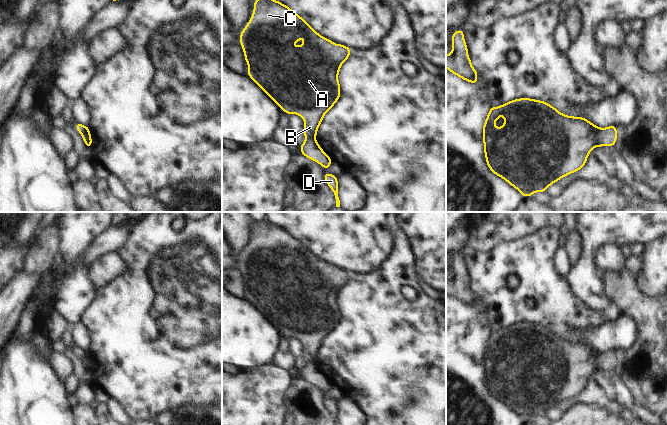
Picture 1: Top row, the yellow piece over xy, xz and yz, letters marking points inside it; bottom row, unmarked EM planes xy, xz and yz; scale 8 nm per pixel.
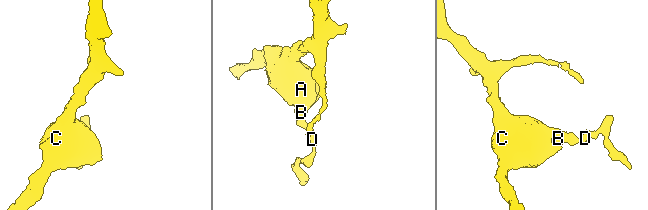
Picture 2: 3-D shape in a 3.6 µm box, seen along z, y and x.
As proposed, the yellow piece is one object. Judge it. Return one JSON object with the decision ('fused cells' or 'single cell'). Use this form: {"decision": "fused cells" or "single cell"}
{"decision": "fused cells"}

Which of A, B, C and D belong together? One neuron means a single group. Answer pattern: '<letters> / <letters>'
A B C / D

